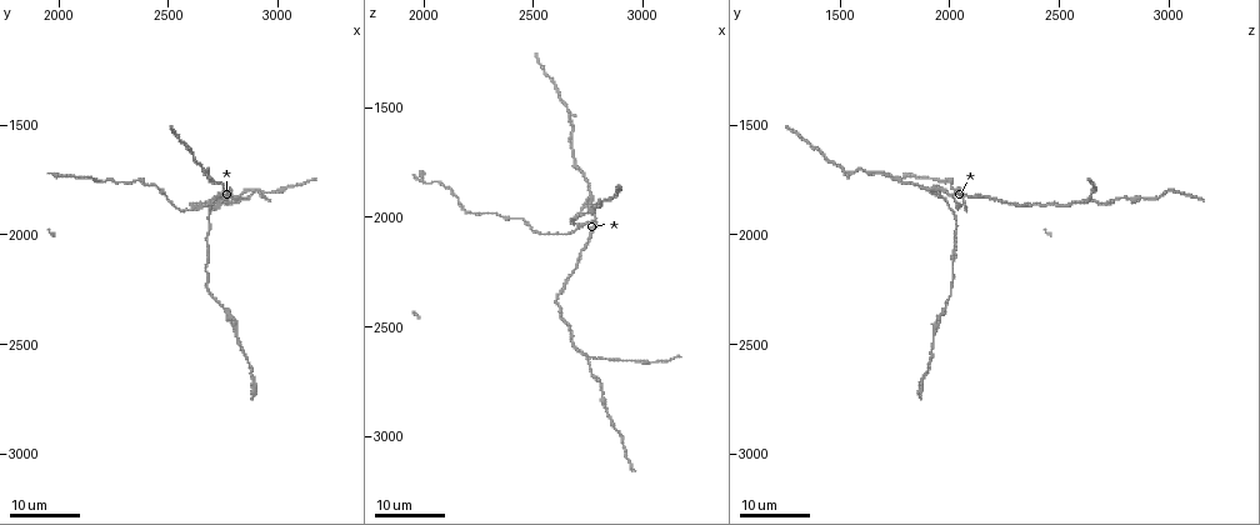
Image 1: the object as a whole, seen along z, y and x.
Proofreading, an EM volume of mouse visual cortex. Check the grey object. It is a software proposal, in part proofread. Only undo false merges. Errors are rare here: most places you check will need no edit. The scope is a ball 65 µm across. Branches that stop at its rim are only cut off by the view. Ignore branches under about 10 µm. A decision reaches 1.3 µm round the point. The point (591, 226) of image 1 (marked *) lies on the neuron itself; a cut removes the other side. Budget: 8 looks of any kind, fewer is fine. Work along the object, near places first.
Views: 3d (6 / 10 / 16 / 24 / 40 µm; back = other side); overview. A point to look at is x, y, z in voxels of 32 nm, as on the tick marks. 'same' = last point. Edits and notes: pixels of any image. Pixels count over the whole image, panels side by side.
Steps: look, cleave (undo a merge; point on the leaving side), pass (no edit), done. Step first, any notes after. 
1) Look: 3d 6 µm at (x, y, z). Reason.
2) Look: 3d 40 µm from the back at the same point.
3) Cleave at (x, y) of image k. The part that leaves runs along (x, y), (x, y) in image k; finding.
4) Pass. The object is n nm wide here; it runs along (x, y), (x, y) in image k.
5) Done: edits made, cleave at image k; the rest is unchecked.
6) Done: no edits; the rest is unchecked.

Look: 3d 24 µm at (2740, 1820, 1940). Three arms meet.

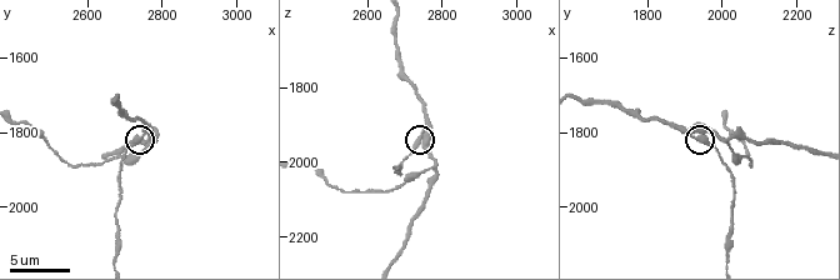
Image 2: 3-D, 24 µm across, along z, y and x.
Look: 3d 6 µm at (2740, 1820, 1920). Zoom in.

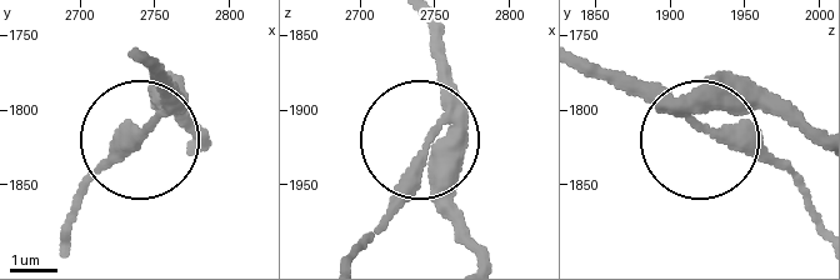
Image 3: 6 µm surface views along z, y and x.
Pass. The object is 270 nm wide here; it runs along (483, 256), (426, 153), (446, 100), (446, 33) in image 3; all the same neuron.

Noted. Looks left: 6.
Look: 3d 10 µm at (2450, 1790, 2010). Calibre changes.

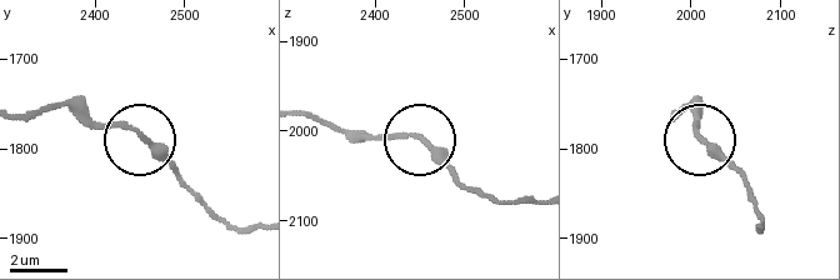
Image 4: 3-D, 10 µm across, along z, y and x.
Look: 3d 6 µm at (2460, 1790, 2015).

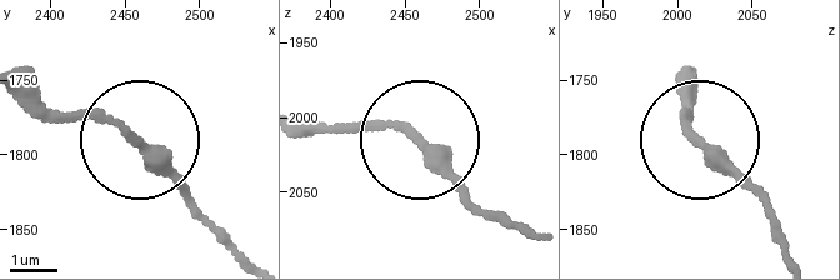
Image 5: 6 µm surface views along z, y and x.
Pass. It runs along (238, 250), (154, 154), (106, 123), (23, 106) in image 5; one neuron here.

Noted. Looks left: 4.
Look: 3d 16 µm at (2660, 1710, 1520). Three arms meet.

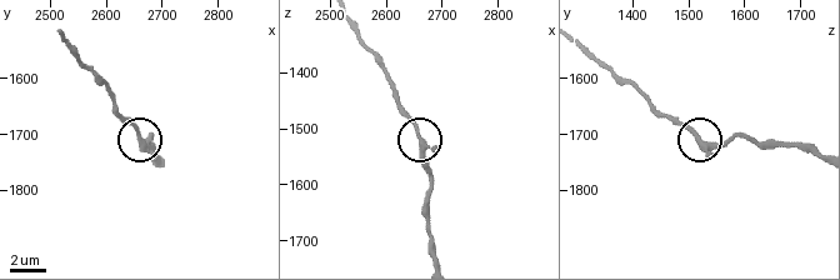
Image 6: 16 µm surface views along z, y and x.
Look: 3d 6 µm at (2665, 1715, 1520).

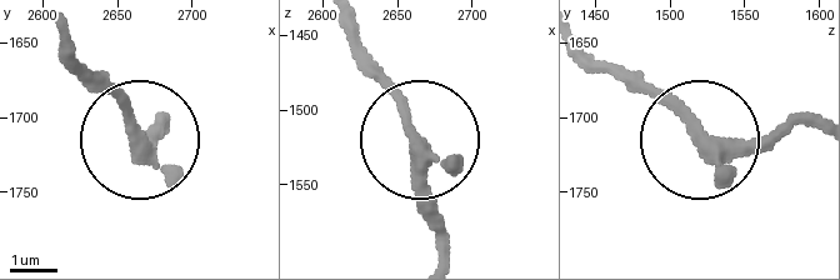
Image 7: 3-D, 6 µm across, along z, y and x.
Pass. 3 arms meet here; it runs along (439, 256), (411, 125), (359, 69) in image 7; one neuron here.

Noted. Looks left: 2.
Look: 3d 16 µm at (2760, 1850, 2650). Three arms meet.

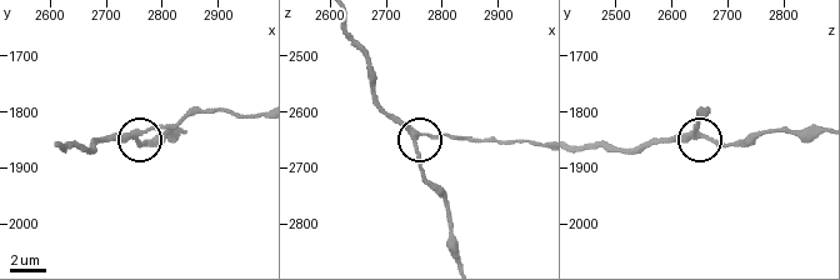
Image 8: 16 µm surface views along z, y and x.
Look: 3d 10 µm at (2750, 1840, 2655). Closer look.

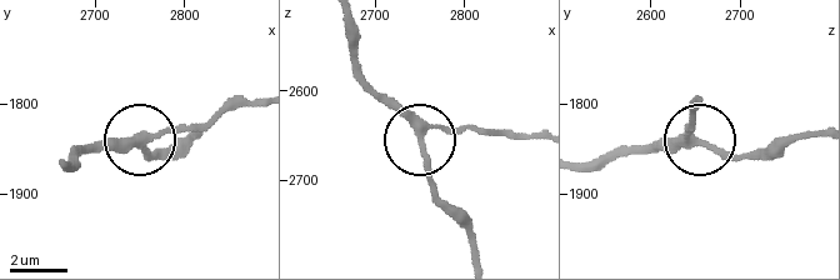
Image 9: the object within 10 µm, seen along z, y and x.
Pass. The object is 260 nm wide here; continuous, no second neuron.

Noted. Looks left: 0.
Done: no edits; the rest is unchecked.

